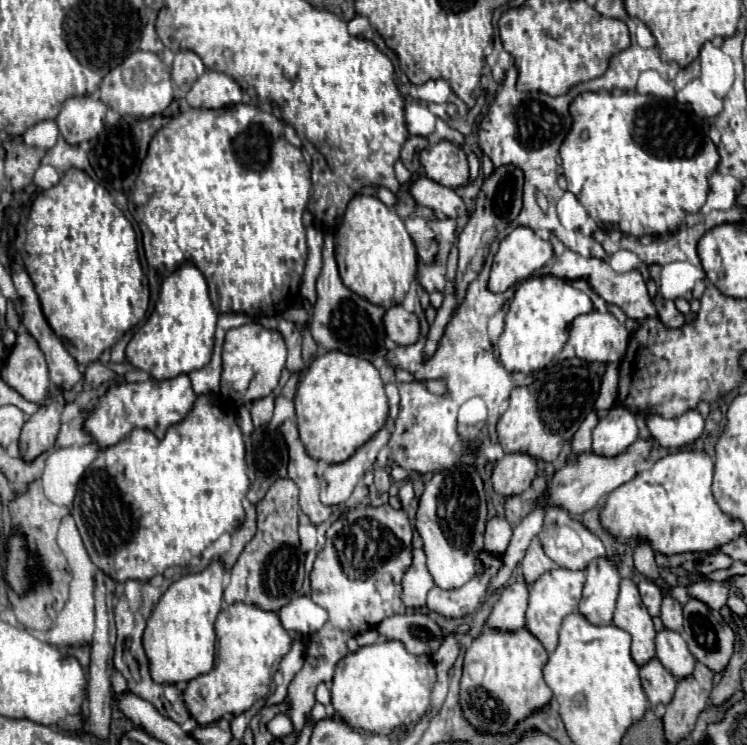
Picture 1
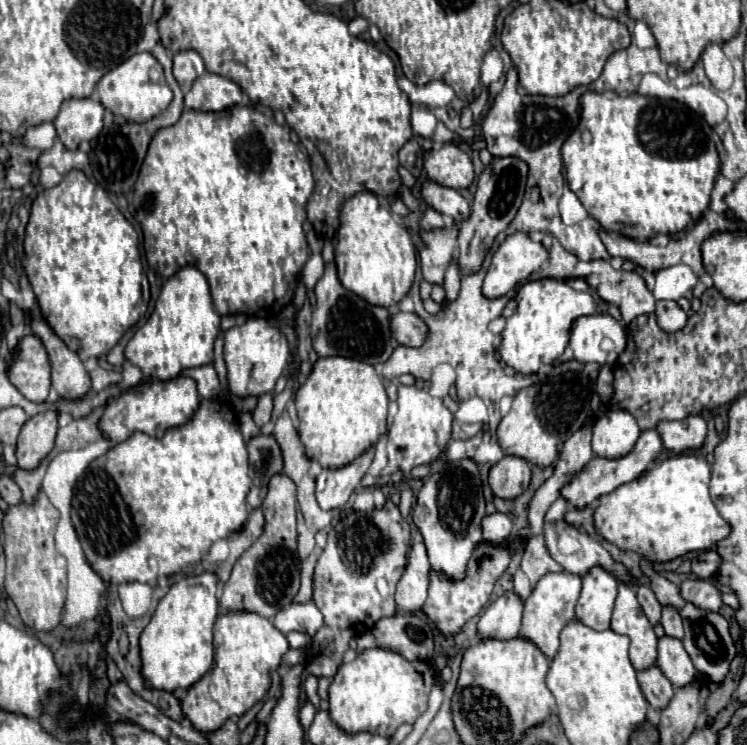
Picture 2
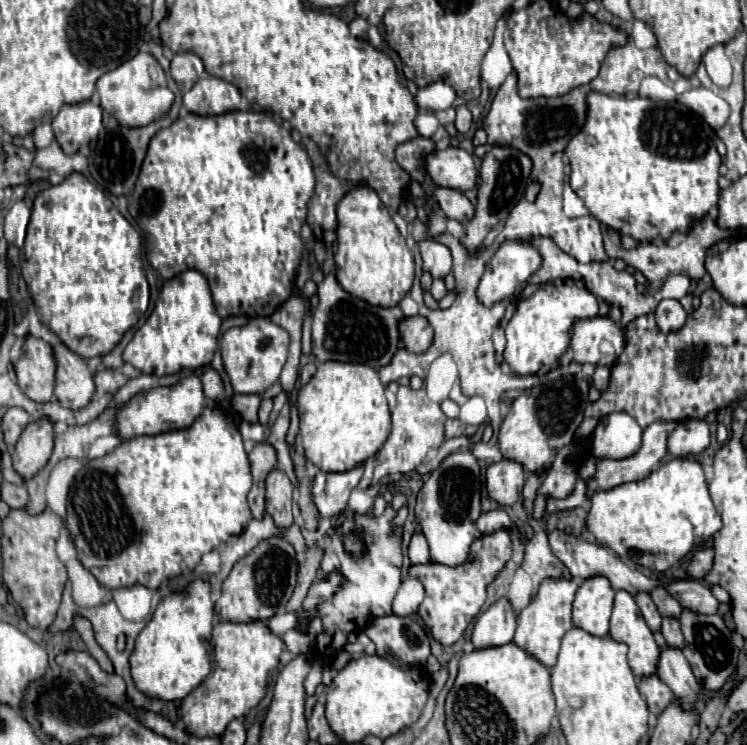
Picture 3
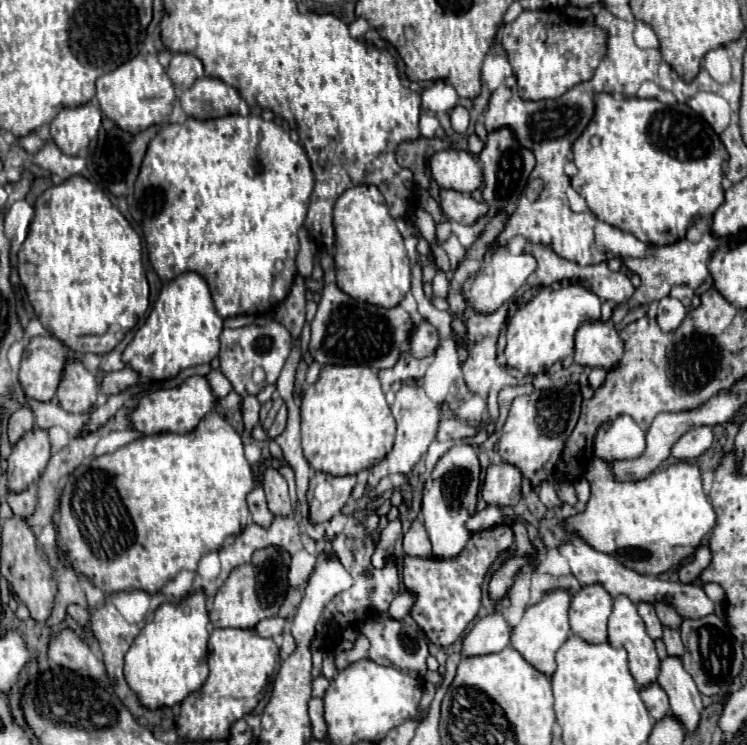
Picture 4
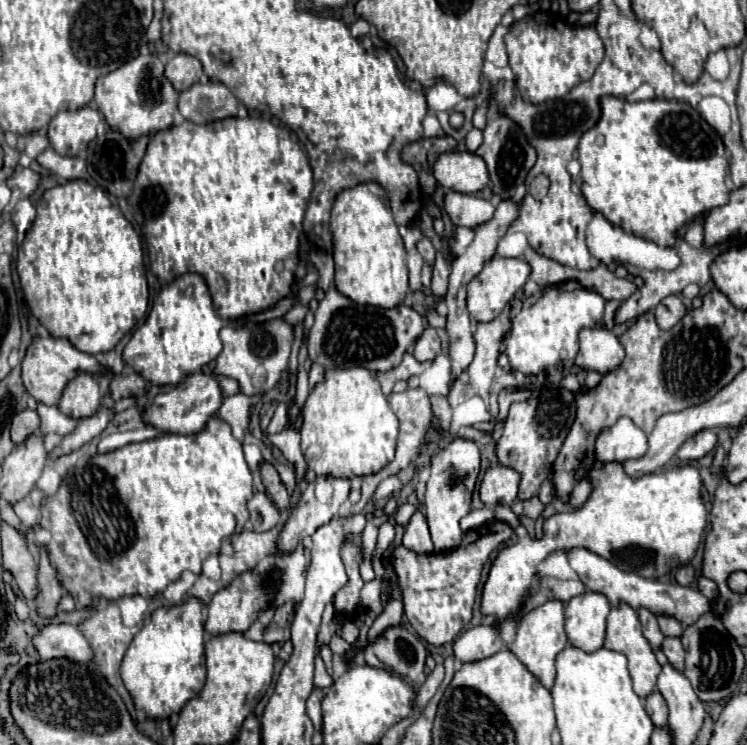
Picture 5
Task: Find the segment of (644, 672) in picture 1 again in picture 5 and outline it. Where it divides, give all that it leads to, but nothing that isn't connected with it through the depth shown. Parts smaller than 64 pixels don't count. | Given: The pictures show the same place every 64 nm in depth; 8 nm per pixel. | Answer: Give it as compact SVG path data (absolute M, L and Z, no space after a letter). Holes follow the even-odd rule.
M656 690L646 698L646 712L650 714L652 722L656 728L664 728L666 726L666 718L668 718L668 706L662 698L662 694Z

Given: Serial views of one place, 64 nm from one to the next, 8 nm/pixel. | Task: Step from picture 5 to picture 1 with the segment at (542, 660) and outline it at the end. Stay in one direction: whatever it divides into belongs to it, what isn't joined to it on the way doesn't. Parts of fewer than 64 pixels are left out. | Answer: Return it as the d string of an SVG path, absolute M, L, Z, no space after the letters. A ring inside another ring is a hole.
M550 570L544 572L532 586L530 586L530 596L528 596L528 610L526 610L526 628L544 644L546 652L554 652L558 644L558 630L564 620L564 616L572 614L578 610L578 602L582 596L582 586L584 586L586 574L582 570Z

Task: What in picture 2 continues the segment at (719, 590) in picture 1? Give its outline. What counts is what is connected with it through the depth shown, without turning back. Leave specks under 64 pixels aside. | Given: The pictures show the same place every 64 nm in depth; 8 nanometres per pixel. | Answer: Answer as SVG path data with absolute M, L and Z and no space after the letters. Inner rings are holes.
M686 578L680 584L680 594L684 596L686 602L696 604L698 608L704 608L708 612L718 612L722 606L722 598L718 588L710 580L700 580L700 578Z

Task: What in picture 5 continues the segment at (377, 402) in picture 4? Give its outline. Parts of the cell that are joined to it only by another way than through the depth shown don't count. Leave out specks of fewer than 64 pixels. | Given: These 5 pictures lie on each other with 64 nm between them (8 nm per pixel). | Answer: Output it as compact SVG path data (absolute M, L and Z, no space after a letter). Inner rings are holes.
M360 366L328 370L326 380L312 388L302 414L302 452L316 476L370 476L392 462L398 420L370 370Z

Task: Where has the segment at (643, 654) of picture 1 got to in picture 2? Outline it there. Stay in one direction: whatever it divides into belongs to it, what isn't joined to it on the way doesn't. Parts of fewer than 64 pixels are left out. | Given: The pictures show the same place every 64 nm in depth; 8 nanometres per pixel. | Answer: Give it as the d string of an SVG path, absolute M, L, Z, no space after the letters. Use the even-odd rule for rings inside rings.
M618 586L618 598L612 612L612 626L616 634L630 638L630 662L634 670L644 670L656 664L656 634L650 622L646 620L636 594L630 586Z

